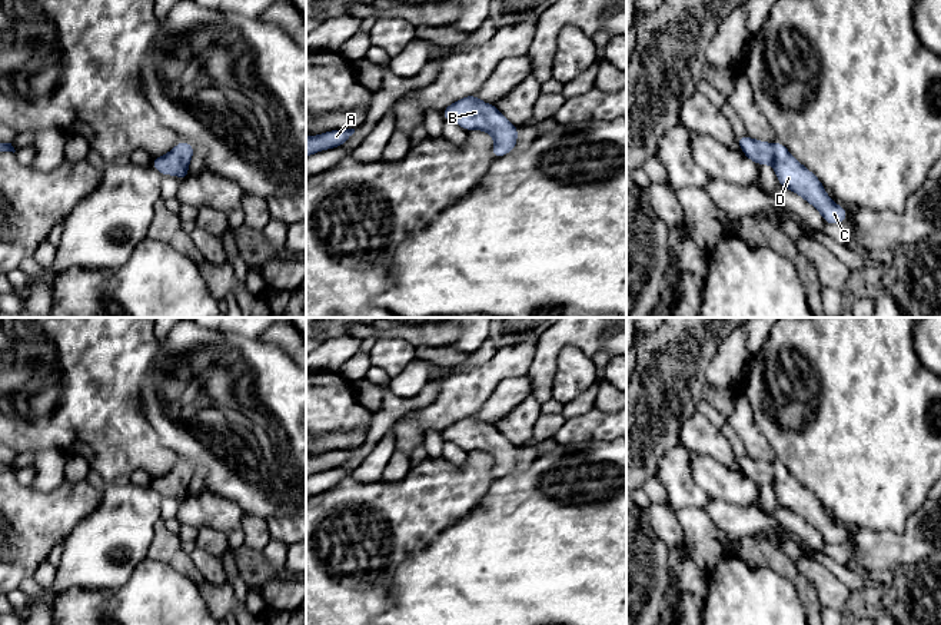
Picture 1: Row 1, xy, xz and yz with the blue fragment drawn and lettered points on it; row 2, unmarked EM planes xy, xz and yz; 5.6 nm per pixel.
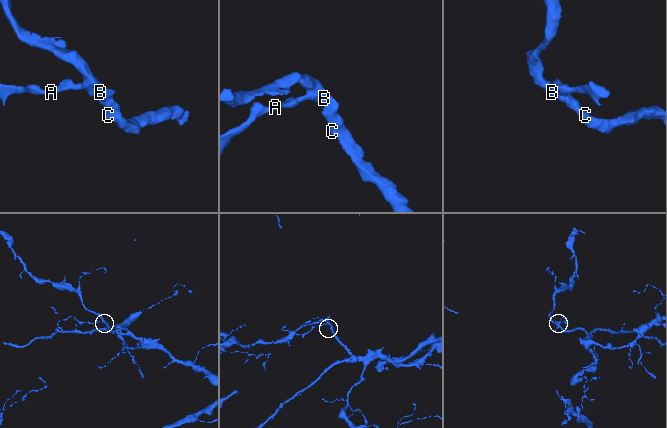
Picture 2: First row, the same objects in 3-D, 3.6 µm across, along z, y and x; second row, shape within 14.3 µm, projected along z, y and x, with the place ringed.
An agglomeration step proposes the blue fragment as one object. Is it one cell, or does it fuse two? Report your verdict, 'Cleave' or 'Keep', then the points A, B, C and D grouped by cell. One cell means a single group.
Keep. Groups: A B C D

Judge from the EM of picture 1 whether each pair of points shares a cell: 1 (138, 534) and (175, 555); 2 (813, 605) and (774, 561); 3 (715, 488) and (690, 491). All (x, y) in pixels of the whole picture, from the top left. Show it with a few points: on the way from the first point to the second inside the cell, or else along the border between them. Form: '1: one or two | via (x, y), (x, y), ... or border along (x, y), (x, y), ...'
1: two | border along (158, 519), (153, 528), (153, 539), (145, 557)
2: one | via (807, 592), (787, 568)
3: two | border along (688, 458), (688, 469), (694, 481), (710, 498)

